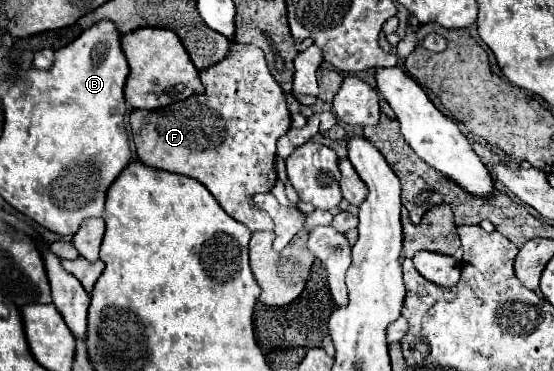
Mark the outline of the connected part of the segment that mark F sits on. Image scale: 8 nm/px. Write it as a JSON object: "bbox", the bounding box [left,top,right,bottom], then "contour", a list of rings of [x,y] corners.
{"bbox":[131,41,291,231],"contour":[[[233,41],[231,53],[217,65],[201,71],[205,85],[203,95],[193,95],[181,103],[169,105],[159,111],[133,111],[131,131],[137,145],[137,155],[145,165],[183,173],[201,181],[211,195],[219,201],[225,213],[251,231],[273,231],[273,219],[255,207],[253,195],[267,193],[277,181],[275,175],[275,145],[281,135],[291,129],[291,113],[285,103],[285,93],[269,73],[265,55],[259,47],[239,45]]]}

